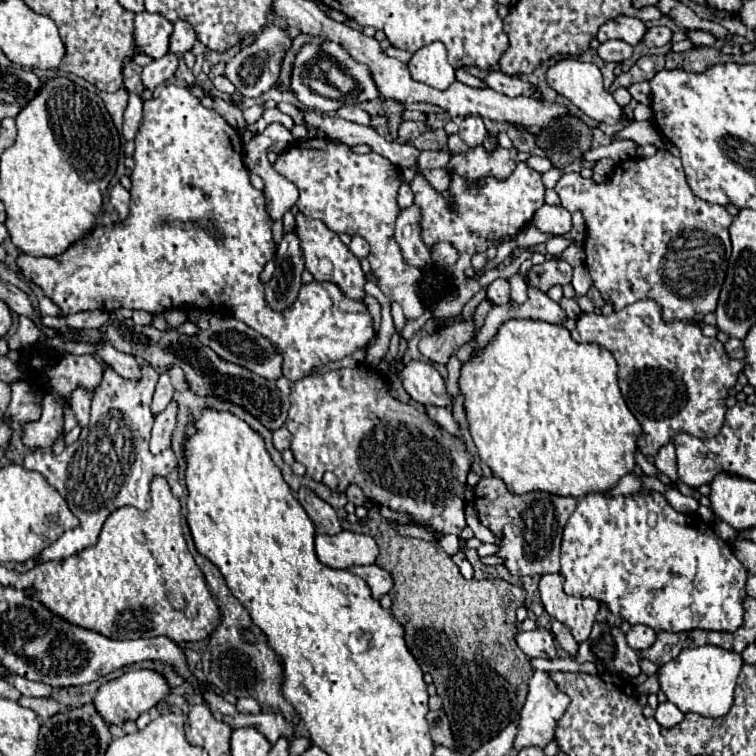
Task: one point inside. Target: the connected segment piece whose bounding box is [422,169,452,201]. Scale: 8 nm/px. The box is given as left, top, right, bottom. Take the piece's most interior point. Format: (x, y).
(438, 178)

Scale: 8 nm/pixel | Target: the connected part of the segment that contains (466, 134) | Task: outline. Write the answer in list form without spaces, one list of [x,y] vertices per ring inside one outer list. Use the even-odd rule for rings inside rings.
[[[466,117],[462,123],[460,123],[460,131],[458,131],[460,139],[468,145],[468,147],[476,147],[484,141],[484,137],[488,135],[484,123],[480,117]]]

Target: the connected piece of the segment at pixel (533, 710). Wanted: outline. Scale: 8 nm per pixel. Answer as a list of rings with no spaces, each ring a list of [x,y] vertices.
[[[534,671],[534,675],[528,681],[528,697],[526,697],[526,703],[524,703],[522,711],[520,711],[520,719],[518,719],[520,733],[516,735],[514,749],[532,747],[532,745],[534,747],[548,745],[548,741],[554,739],[556,723],[560,721],[560,717],[562,717],[564,709],[568,707],[568,703],[570,703],[570,697],[558,689],[556,681],[552,681],[552,677],[550,677],[548,671]]]

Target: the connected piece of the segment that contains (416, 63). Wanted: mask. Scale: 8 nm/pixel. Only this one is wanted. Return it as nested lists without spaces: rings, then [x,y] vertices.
[[[440,41],[428,43],[412,53],[408,69],[414,81],[426,83],[434,89],[448,89],[454,81],[454,67],[446,59],[446,47]]]

